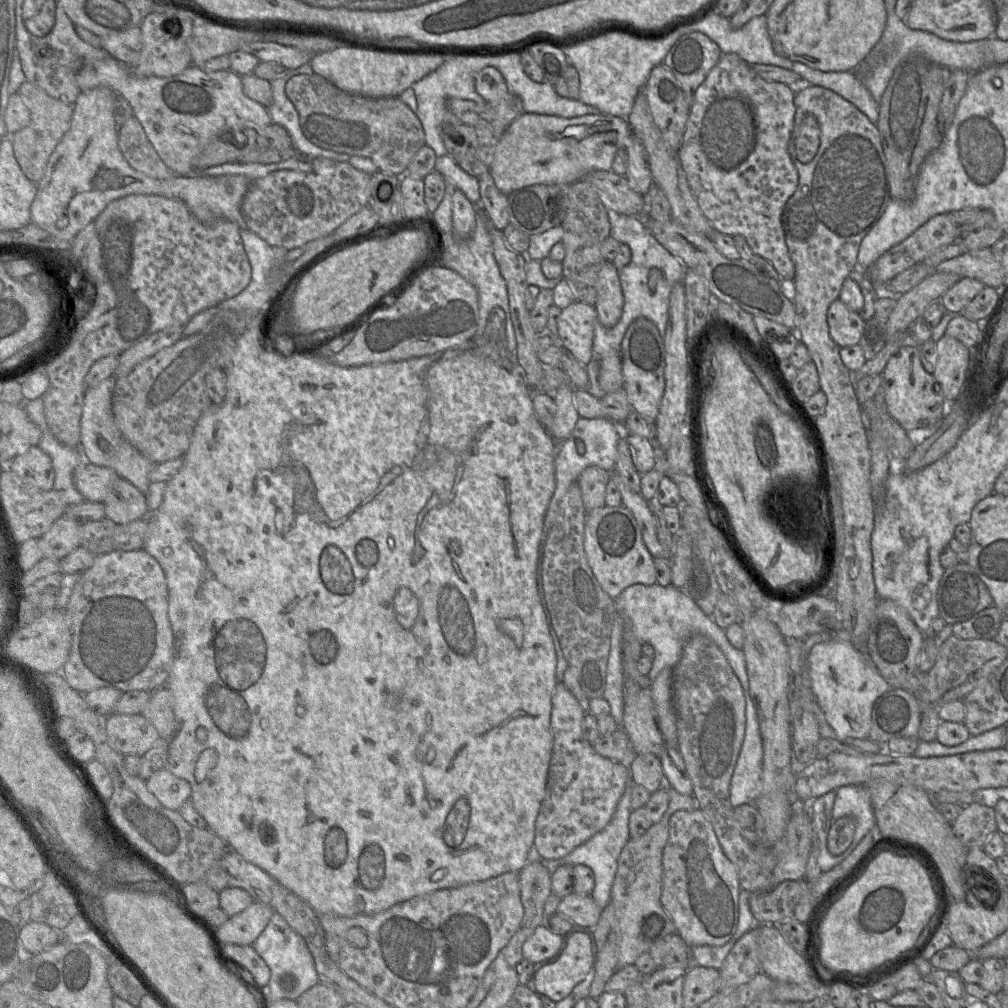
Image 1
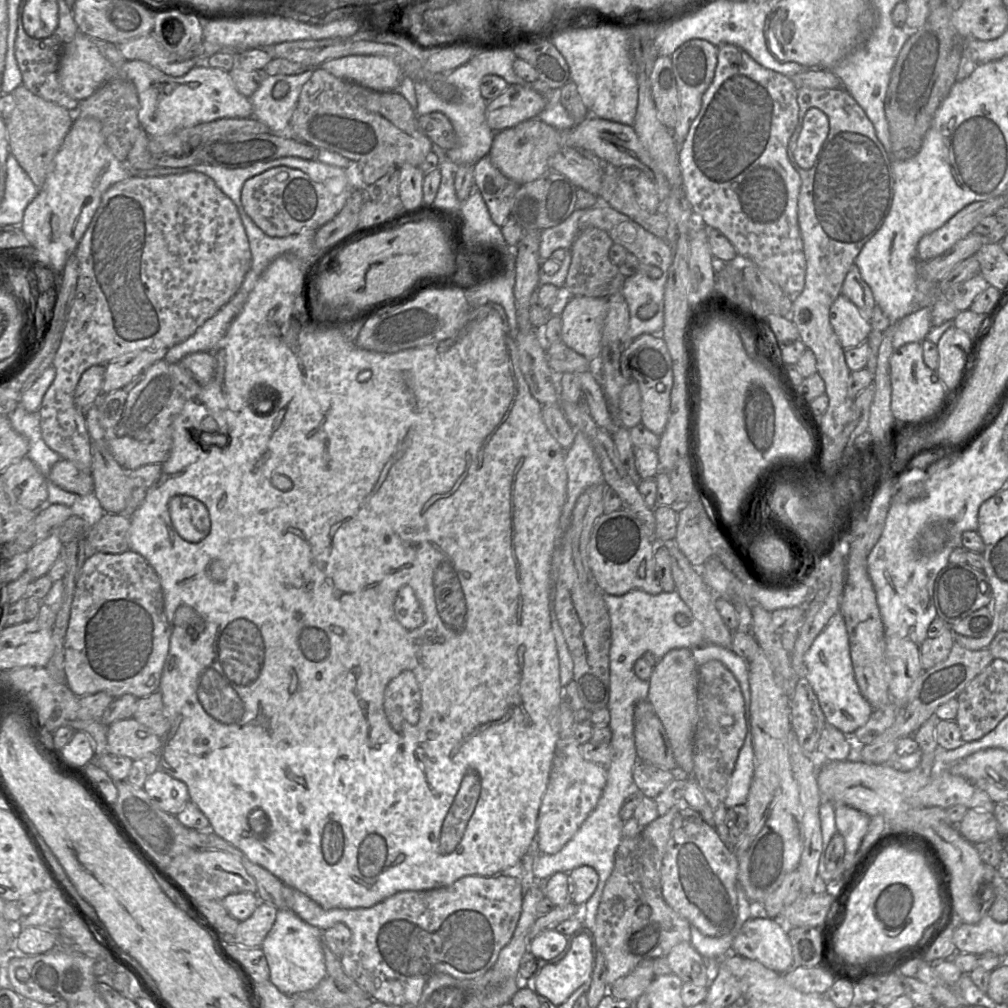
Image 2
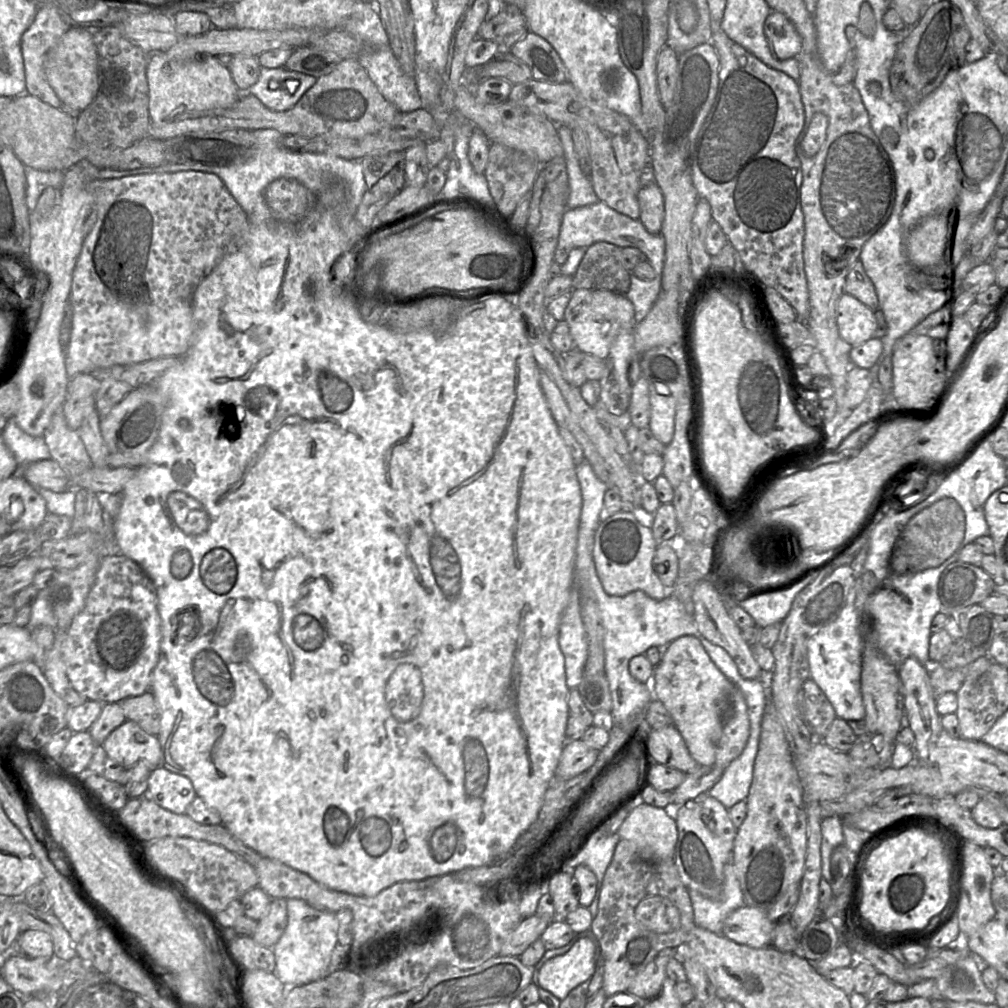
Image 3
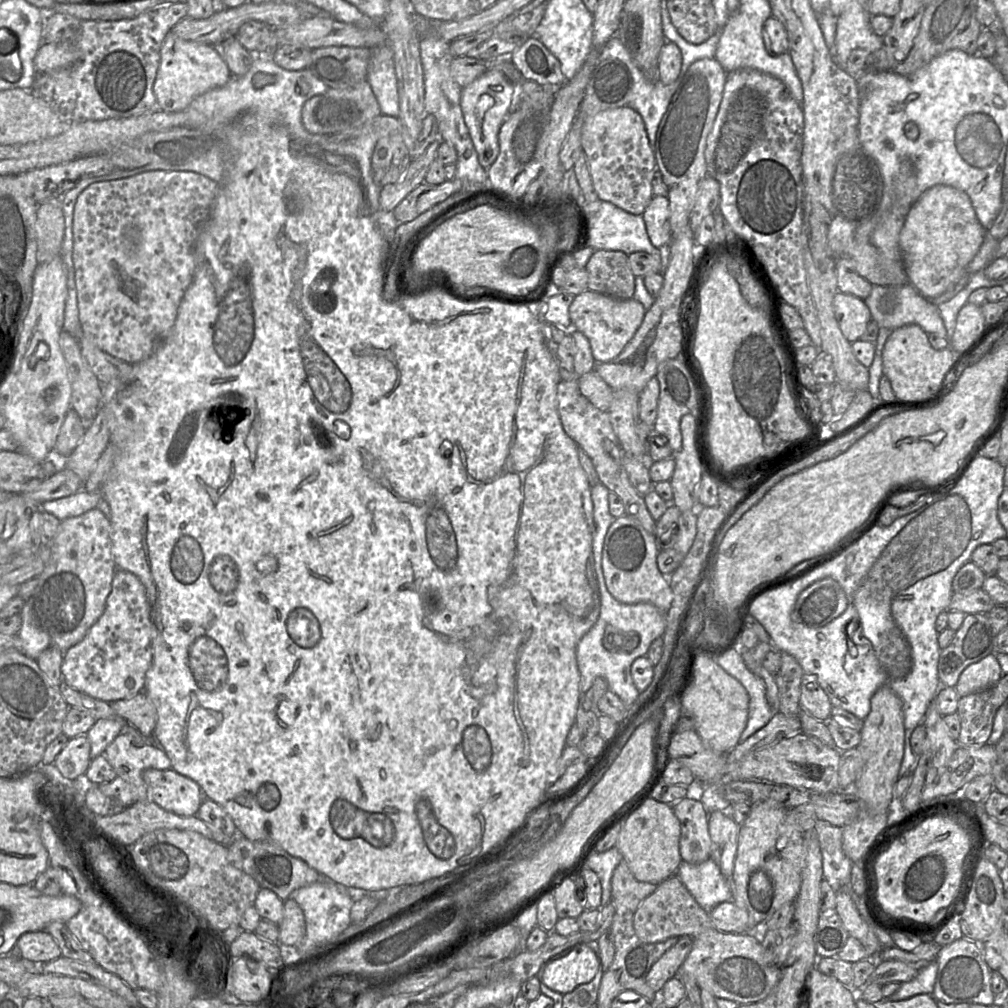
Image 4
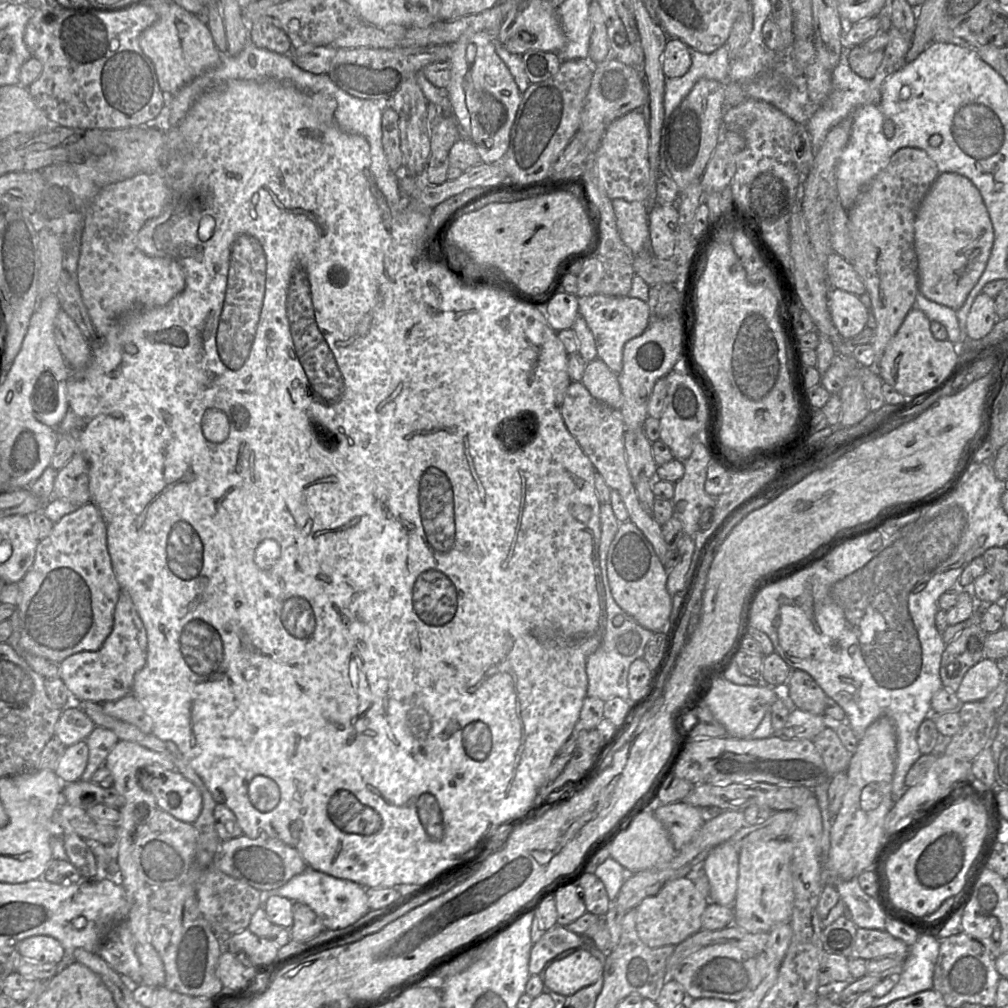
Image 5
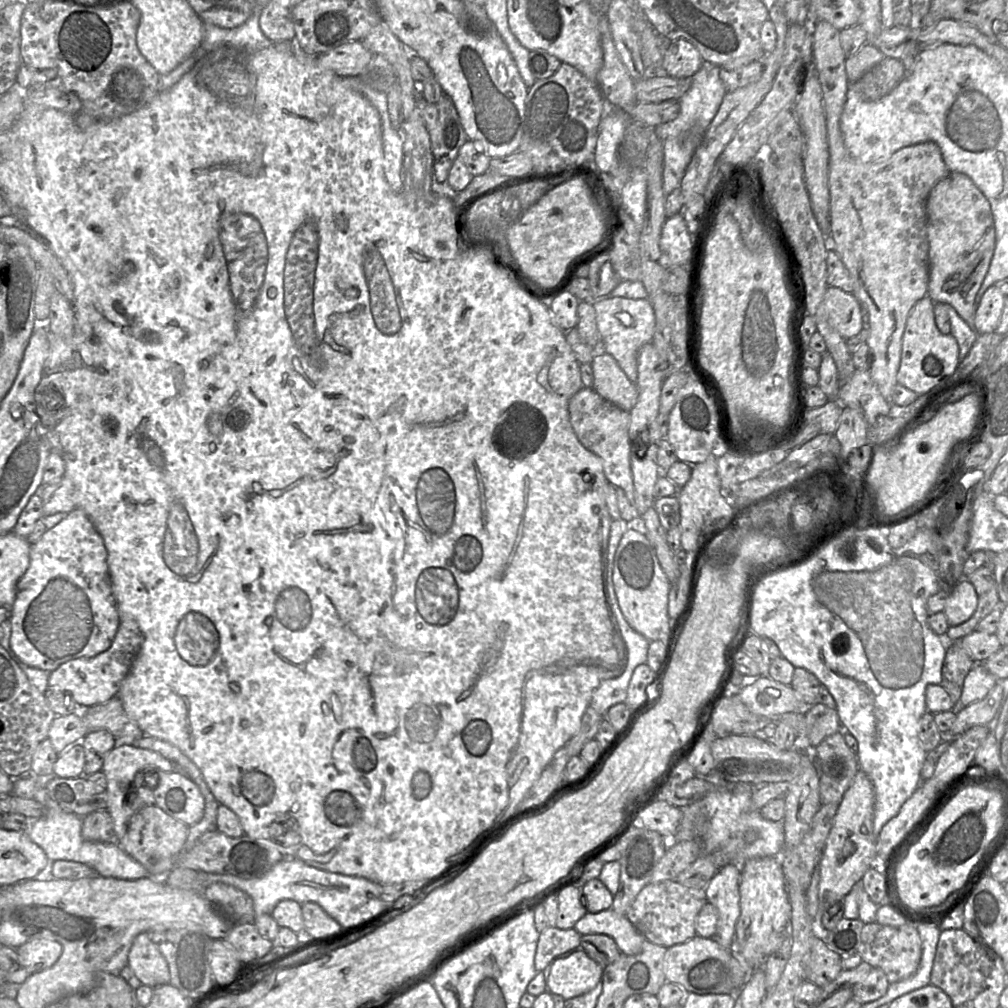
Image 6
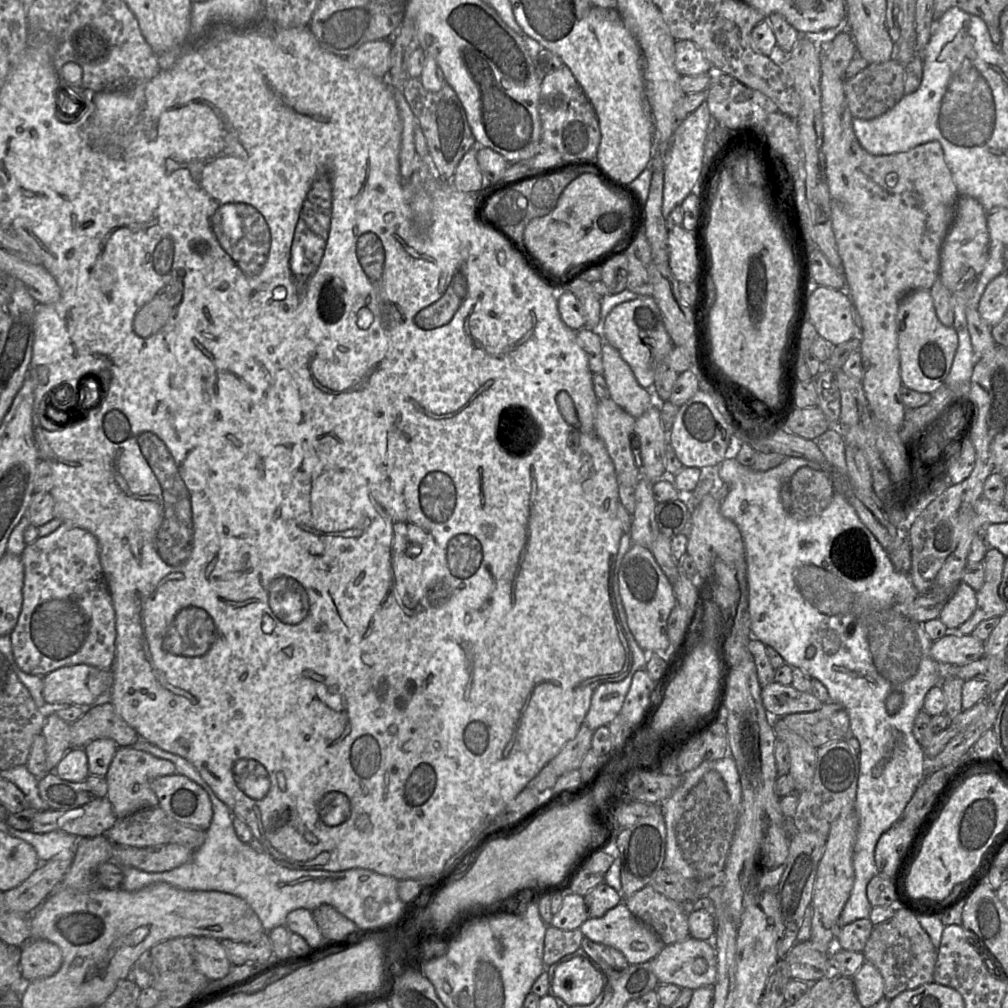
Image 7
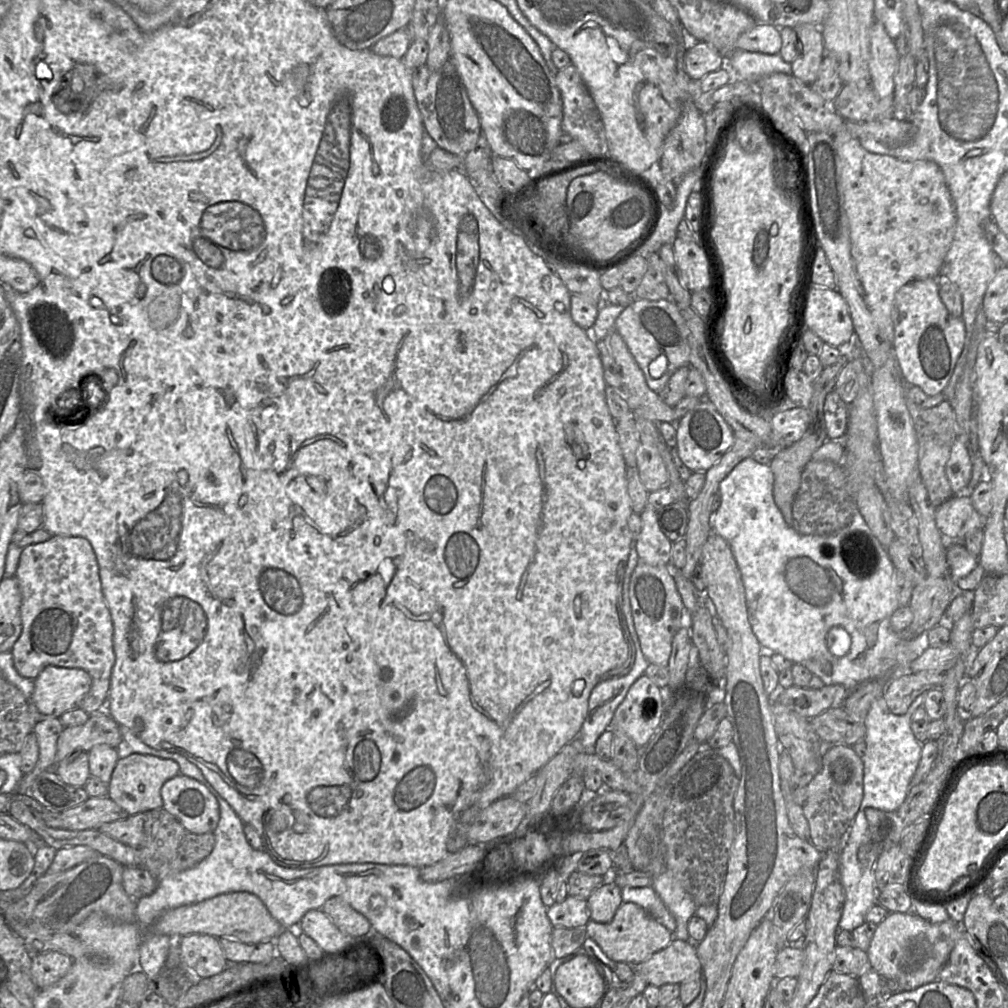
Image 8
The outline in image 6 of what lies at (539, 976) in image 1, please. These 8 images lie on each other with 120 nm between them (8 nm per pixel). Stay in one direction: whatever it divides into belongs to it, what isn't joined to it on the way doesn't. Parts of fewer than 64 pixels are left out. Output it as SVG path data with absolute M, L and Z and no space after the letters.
M578 948L569 957L555 959L546 980L546 990L565 1000L593 990L603 979L604 963L598 963Z

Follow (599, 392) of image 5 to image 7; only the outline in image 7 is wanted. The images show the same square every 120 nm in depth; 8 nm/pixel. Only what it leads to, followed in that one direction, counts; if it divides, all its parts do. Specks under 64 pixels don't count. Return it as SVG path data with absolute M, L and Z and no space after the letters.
M609 343L603 345L603 376L610 399L634 418L639 418L659 402L651 390L643 388L620 352Z

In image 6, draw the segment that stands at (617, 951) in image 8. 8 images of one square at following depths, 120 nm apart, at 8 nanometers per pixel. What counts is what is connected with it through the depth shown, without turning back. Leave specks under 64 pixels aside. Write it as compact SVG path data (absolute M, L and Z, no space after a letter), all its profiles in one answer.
M612 908L598 913L587 912L573 927L579 934L605 934L613 938L621 953L633 956L641 952L644 937L628 920L626 915L616 913Z

